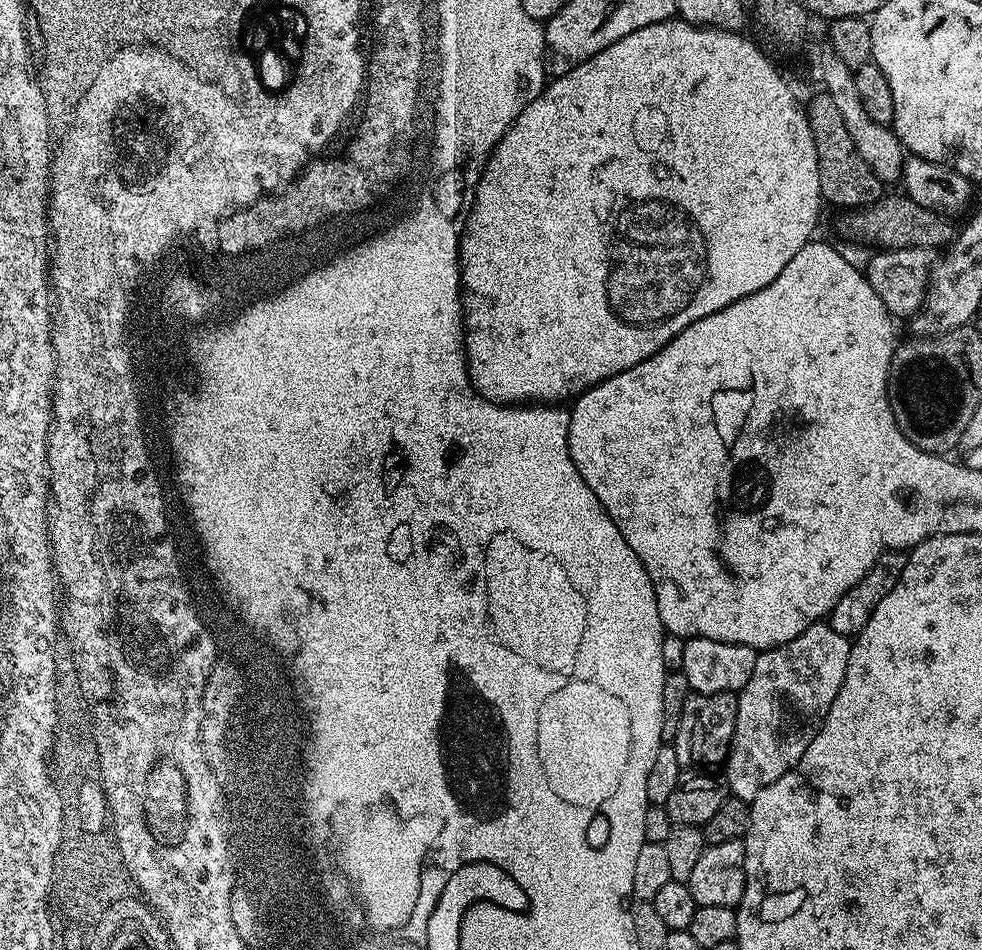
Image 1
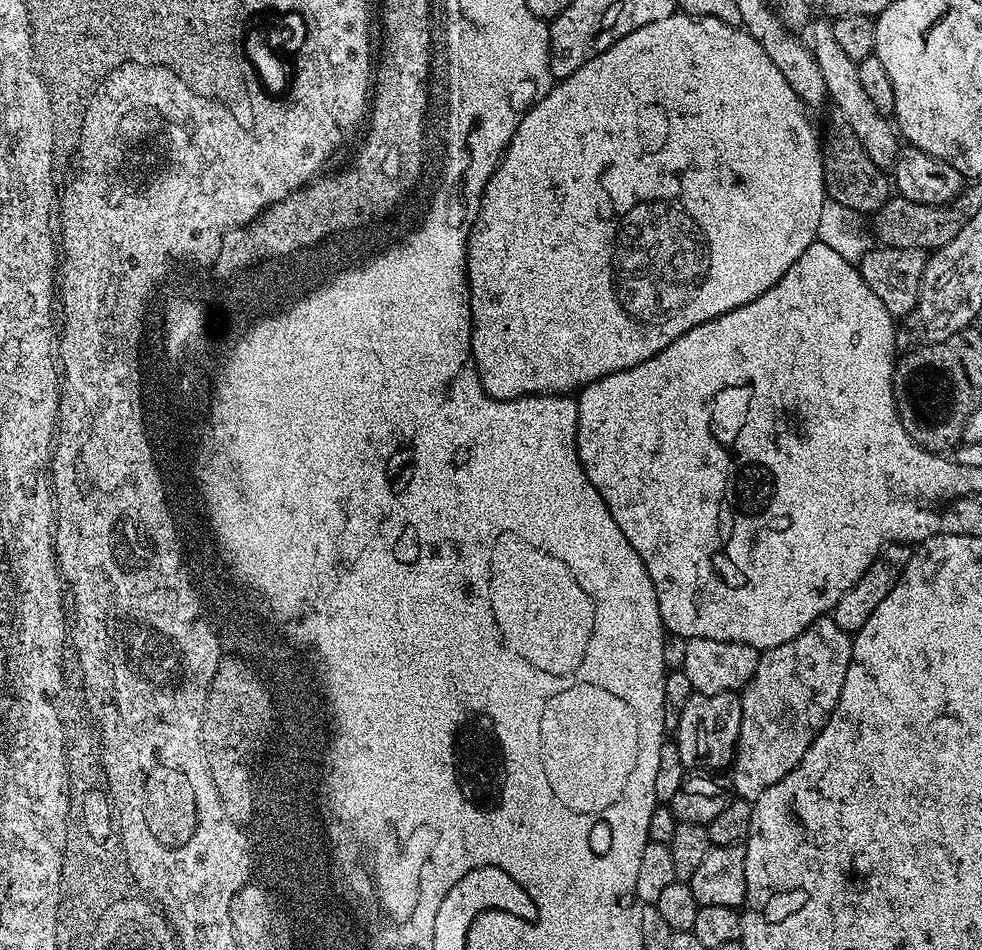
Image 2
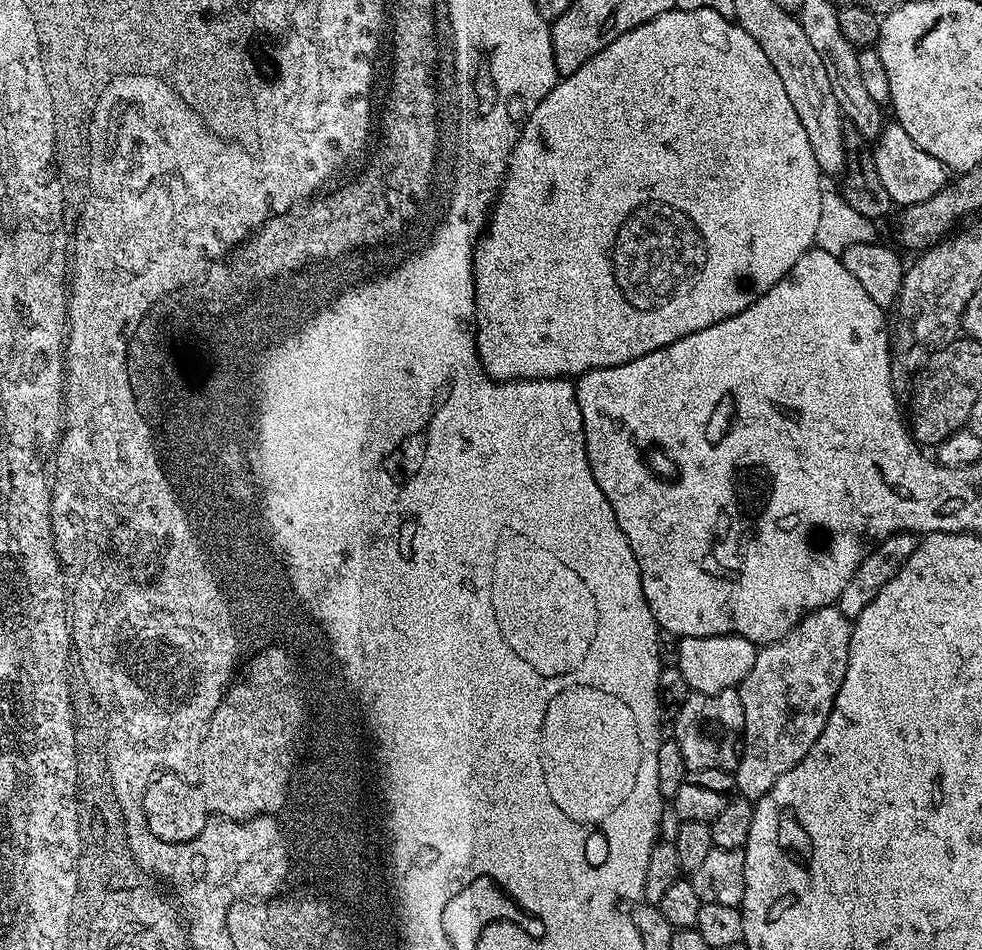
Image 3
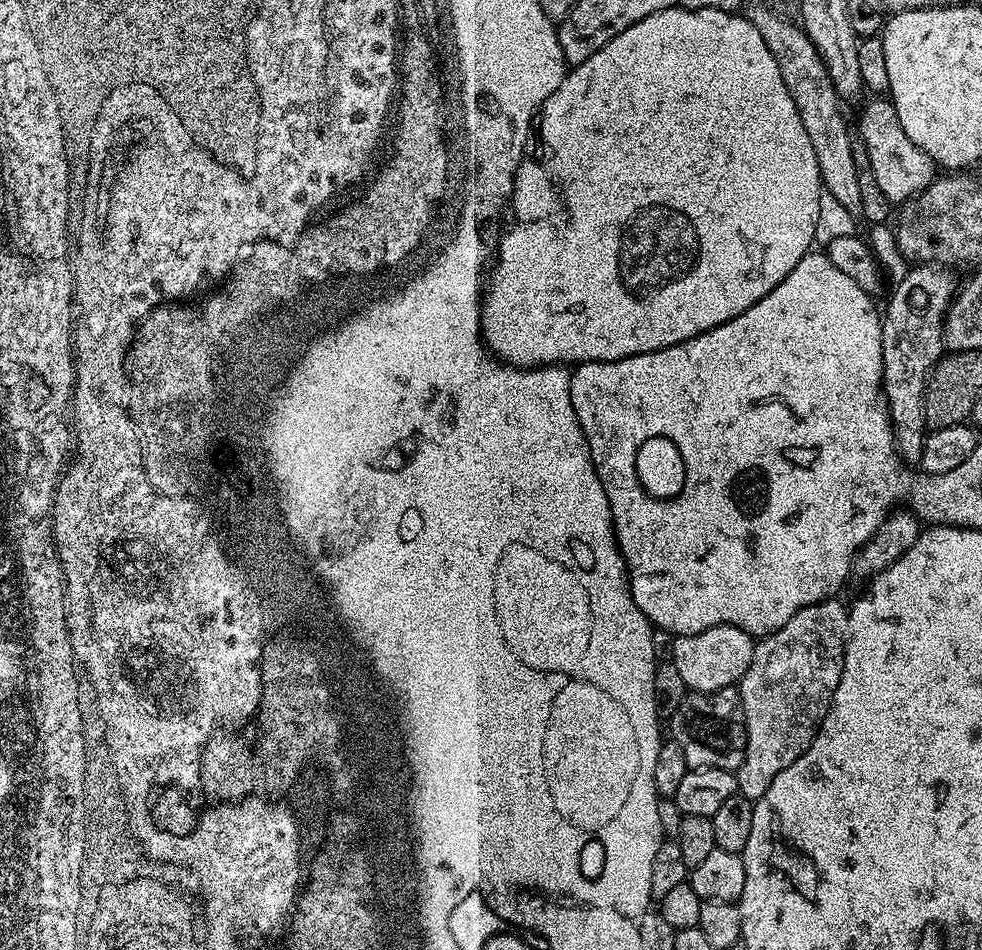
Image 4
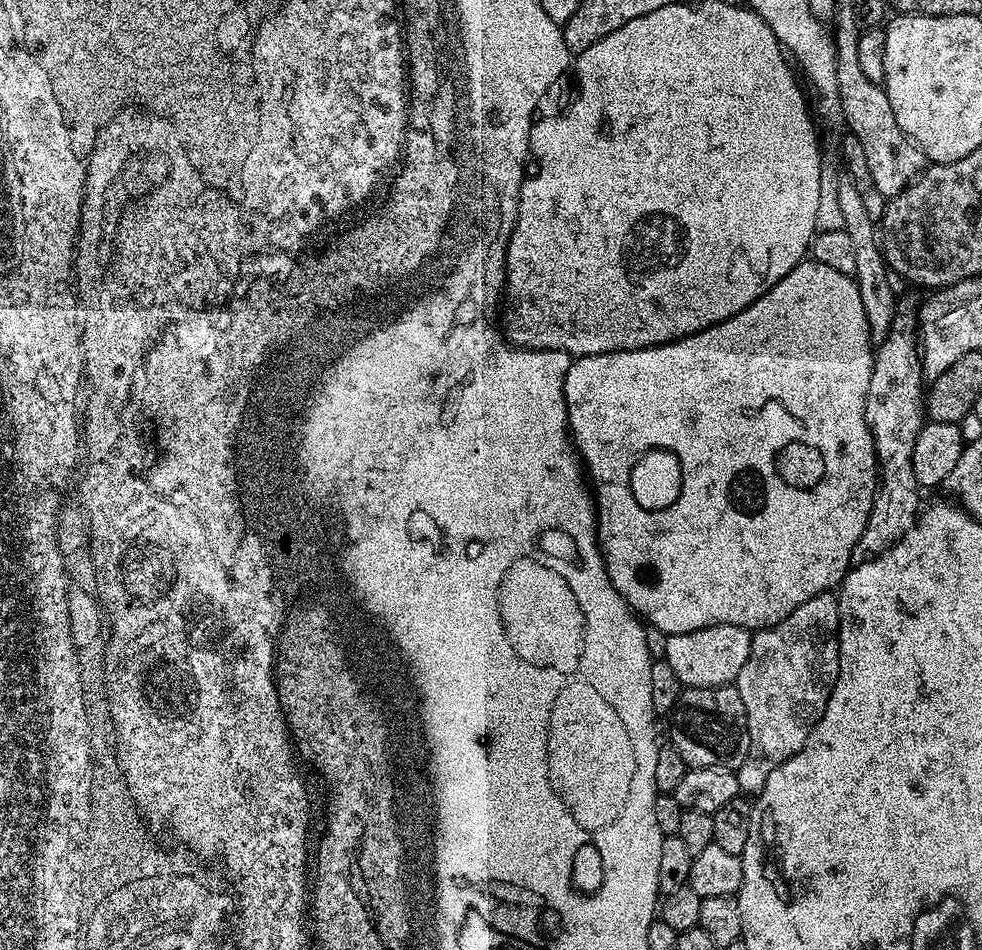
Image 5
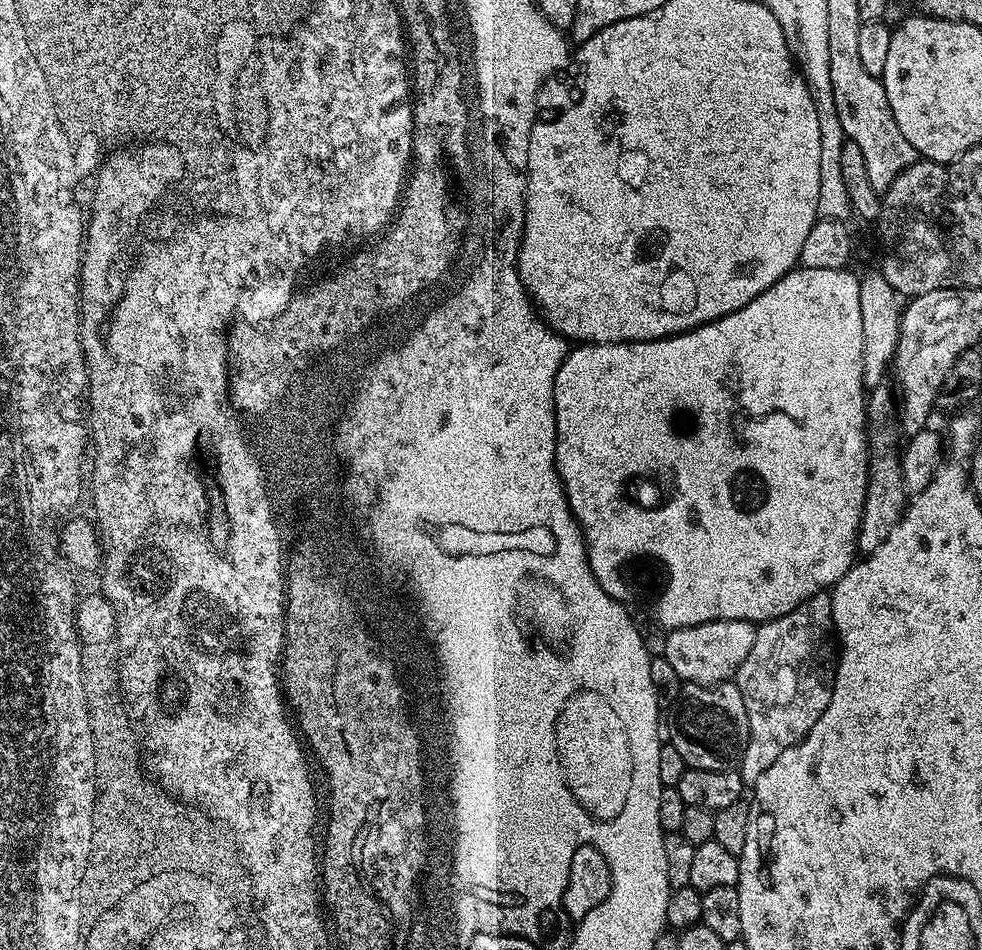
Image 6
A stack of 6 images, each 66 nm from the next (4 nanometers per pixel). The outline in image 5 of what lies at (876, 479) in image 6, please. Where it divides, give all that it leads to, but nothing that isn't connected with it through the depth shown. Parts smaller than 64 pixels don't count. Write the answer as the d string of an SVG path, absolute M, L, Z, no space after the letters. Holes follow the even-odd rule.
M904 306L897 307L894 318L890 322L890 330L886 338L875 349L872 358L872 373L870 374L870 390L866 394L866 422L872 431L876 447L876 466L878 469L878 487L876 499L872 501L870 518L866 522L866 530L862 530L862 538L858 538L856 552L864 554L879 554L892 547L916 524L916 518L921 511L921 489L912 473L914 458L914 441L926 423L926 377L924 368L920 365L920 345L918 343L918 316Z

